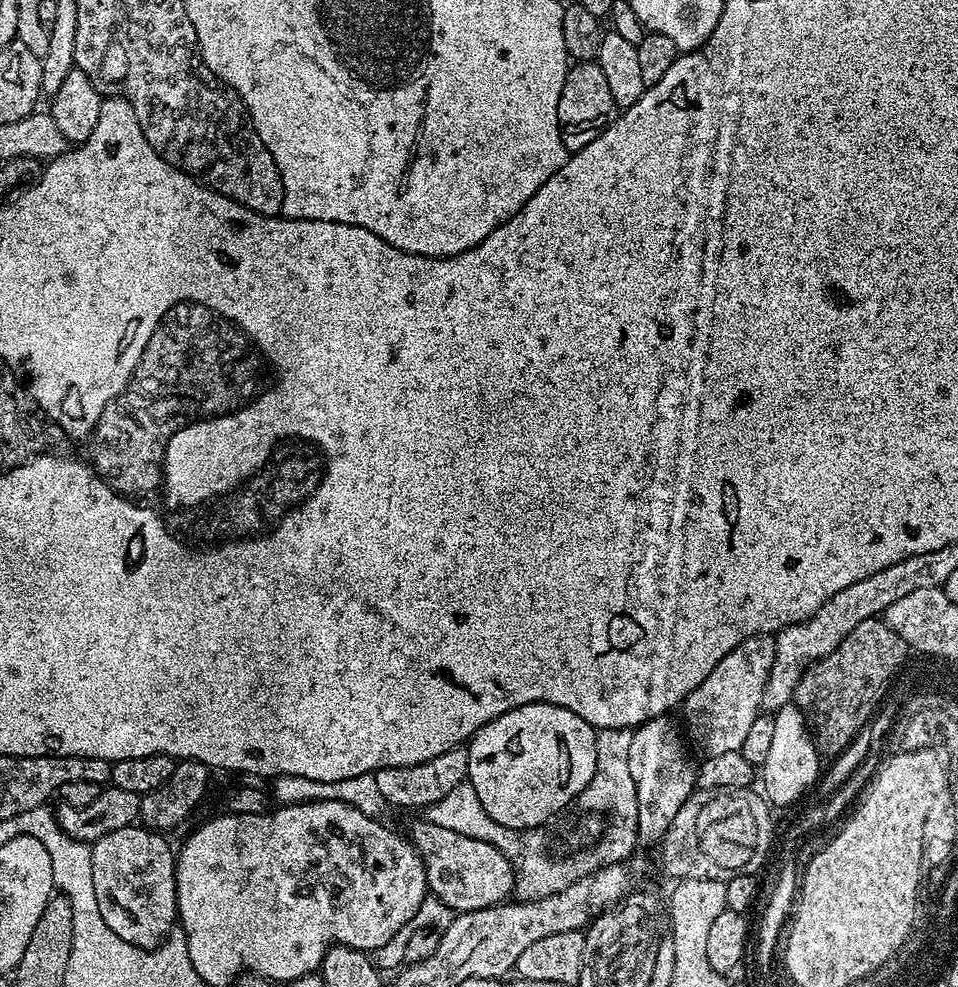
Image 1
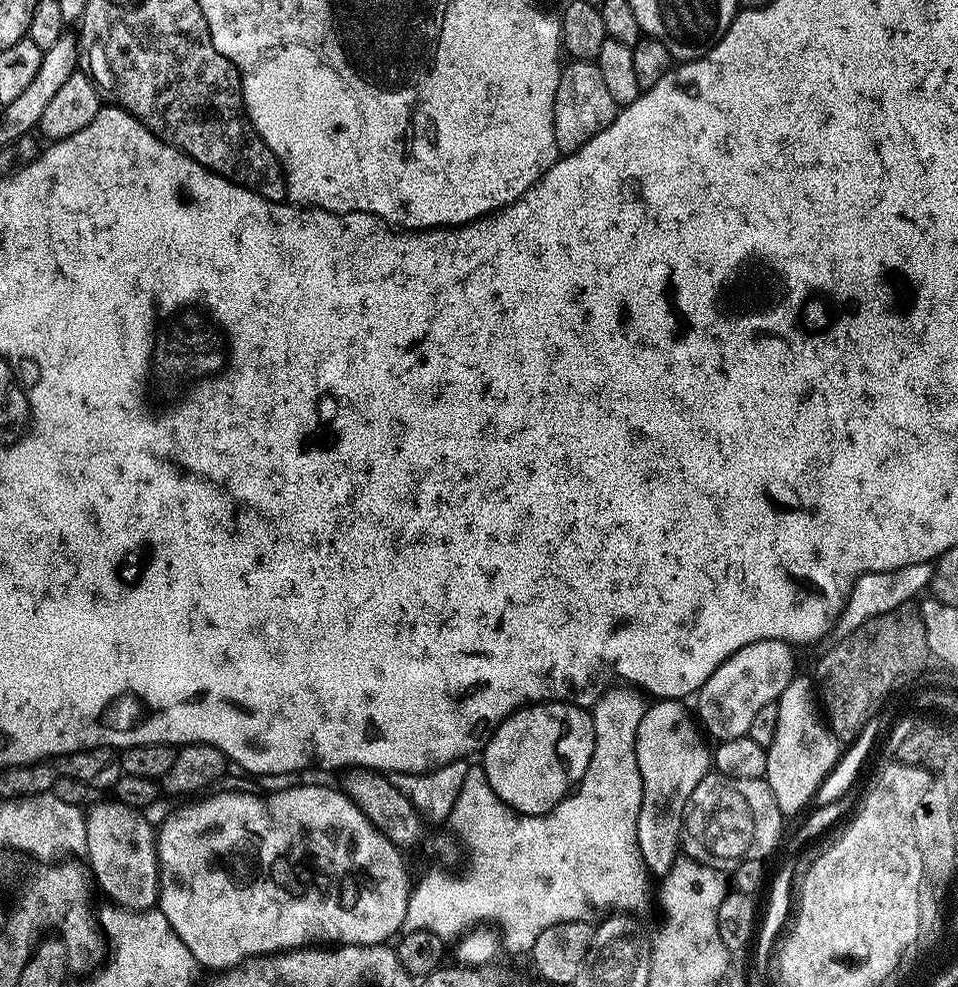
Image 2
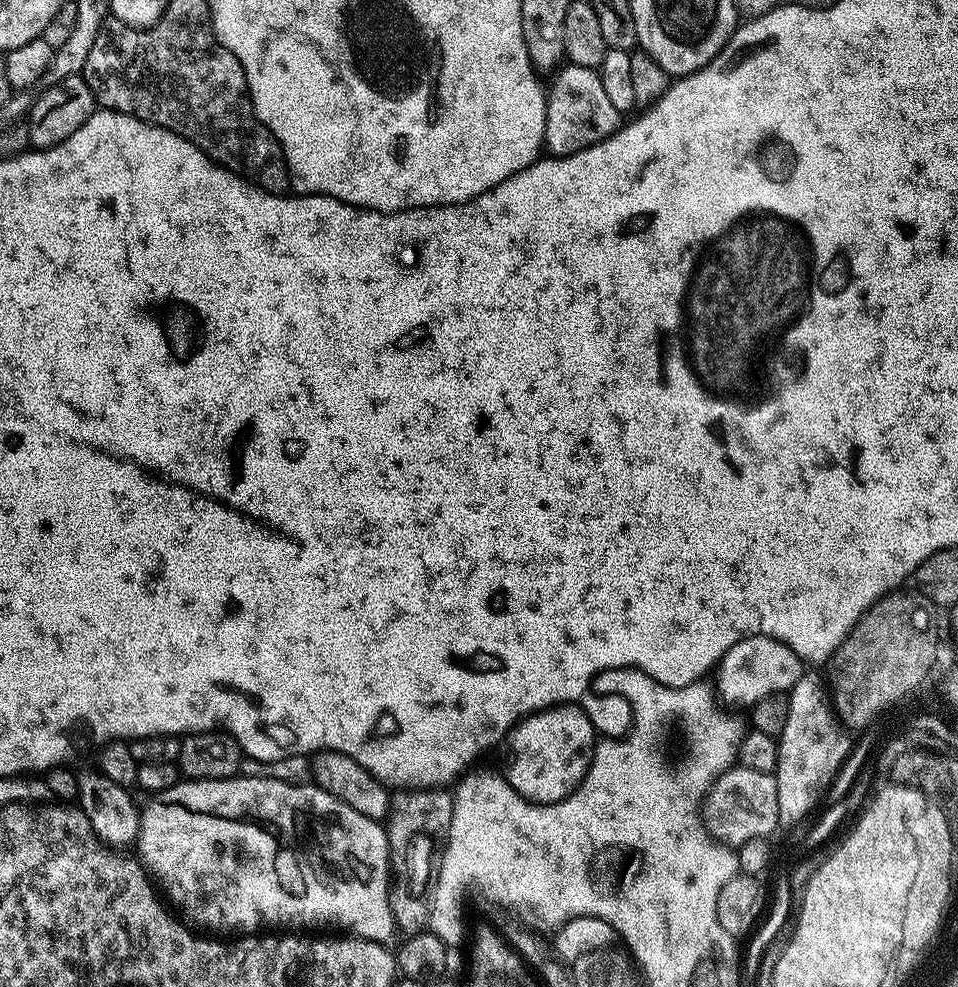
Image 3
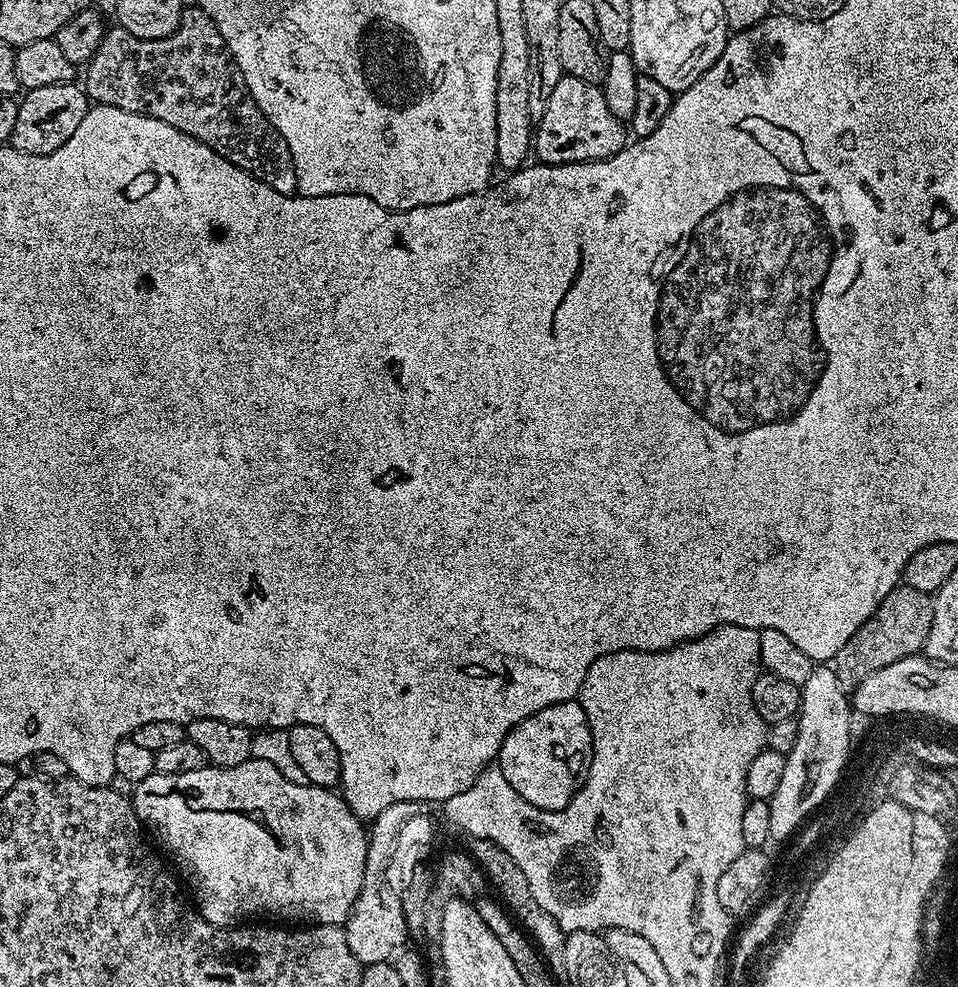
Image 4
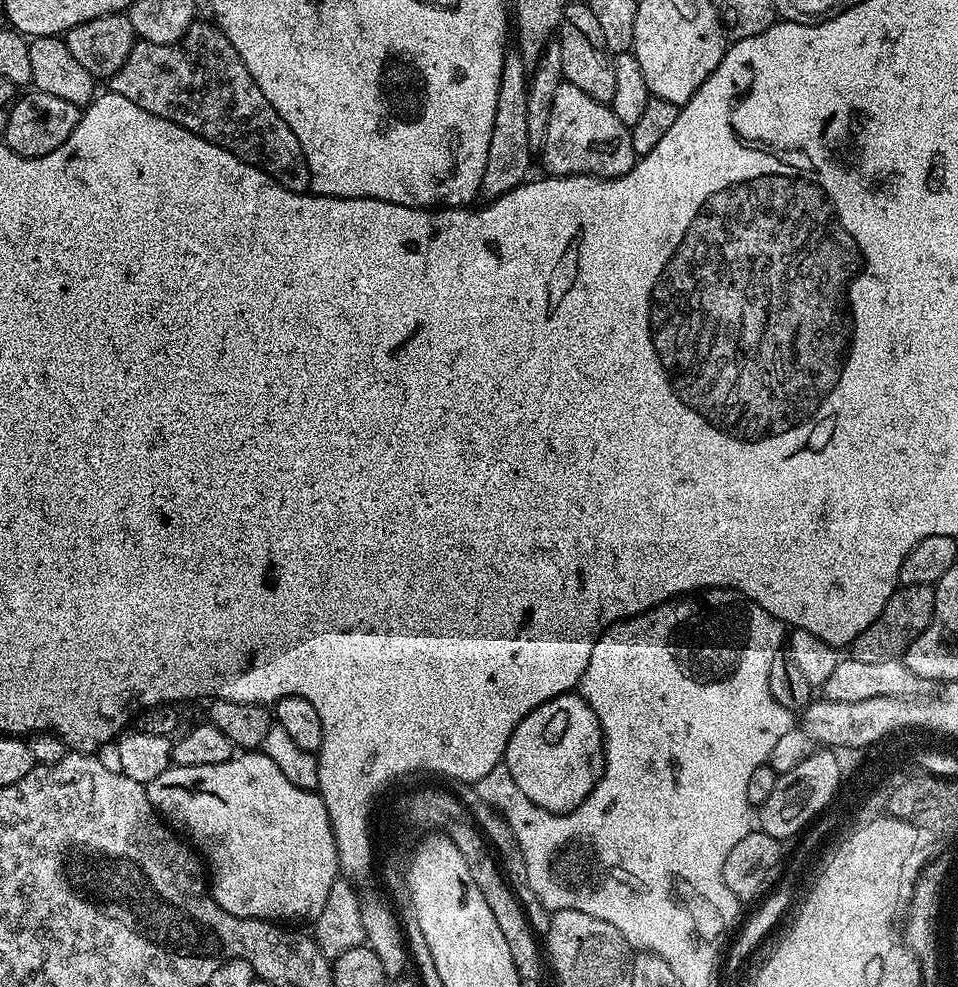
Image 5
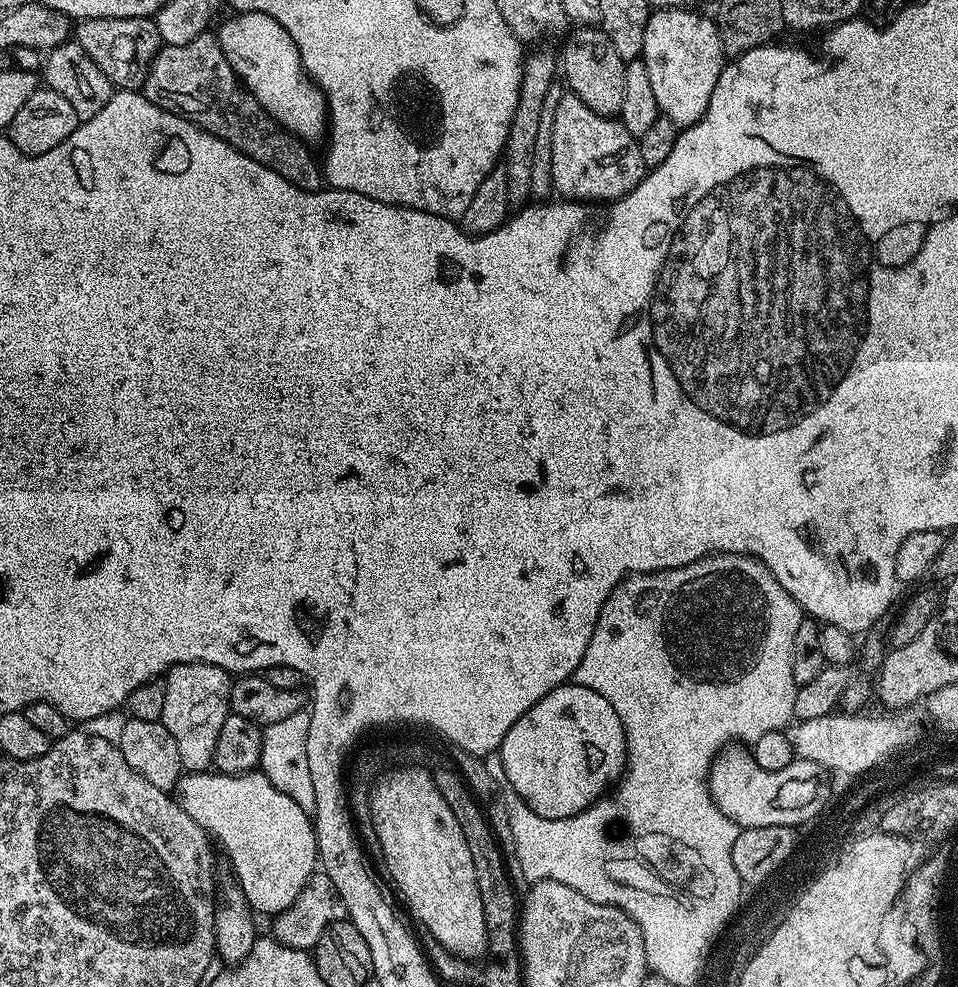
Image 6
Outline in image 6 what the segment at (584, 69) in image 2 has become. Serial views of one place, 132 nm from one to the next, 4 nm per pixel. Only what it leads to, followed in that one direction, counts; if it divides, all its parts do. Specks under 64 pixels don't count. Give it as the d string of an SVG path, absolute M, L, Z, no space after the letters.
M565 94L554 110L552 150L552 187L566 200L620 200L646 175L637 137L630 135L619 119L594 114L582 98L571 94Z

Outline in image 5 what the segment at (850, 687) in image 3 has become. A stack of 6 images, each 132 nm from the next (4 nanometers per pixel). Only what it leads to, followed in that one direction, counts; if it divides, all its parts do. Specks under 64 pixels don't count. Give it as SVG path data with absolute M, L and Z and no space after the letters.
M906 584L897 587L886 606L882 606L882 614L878 614L878 618L874 618L874 622L870 622L870 626L866 626L866 630L862 630L862 634L852 640L851 659L858 662L890 662L901 659L910 642L914 642L914 638L918 638L918 634L922 634L922 630L930 626L935 597L933 585L930 584Z

